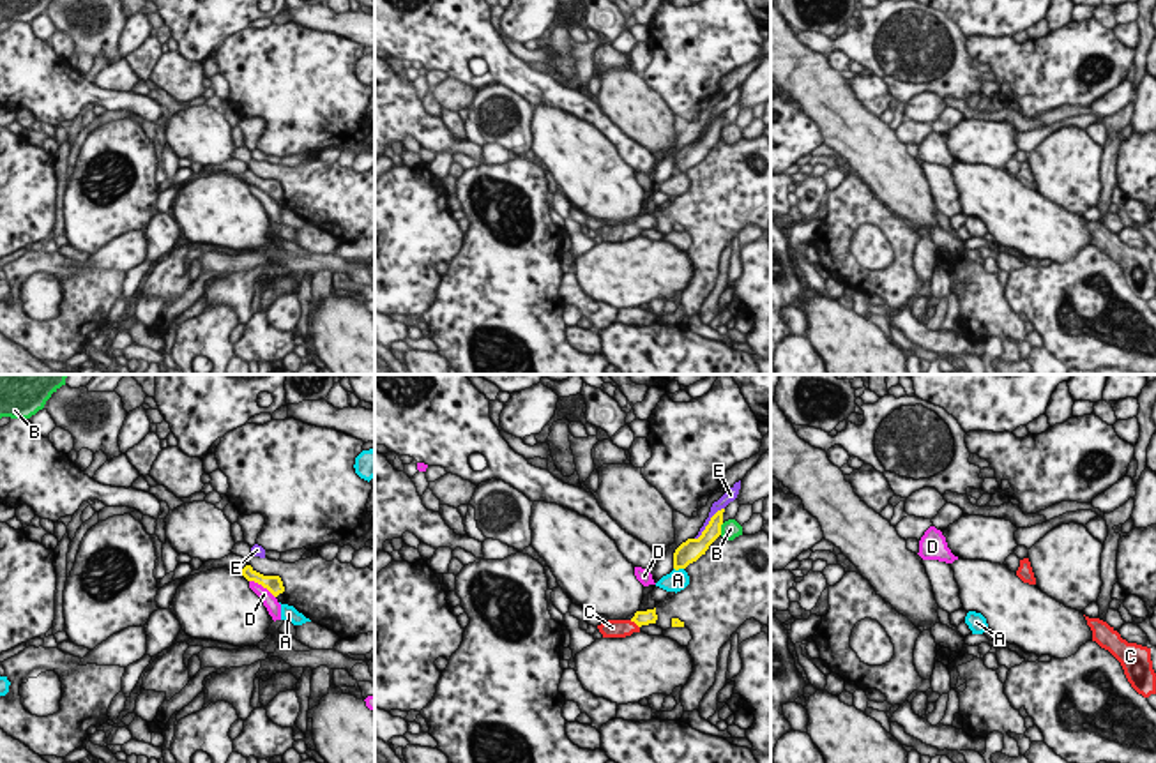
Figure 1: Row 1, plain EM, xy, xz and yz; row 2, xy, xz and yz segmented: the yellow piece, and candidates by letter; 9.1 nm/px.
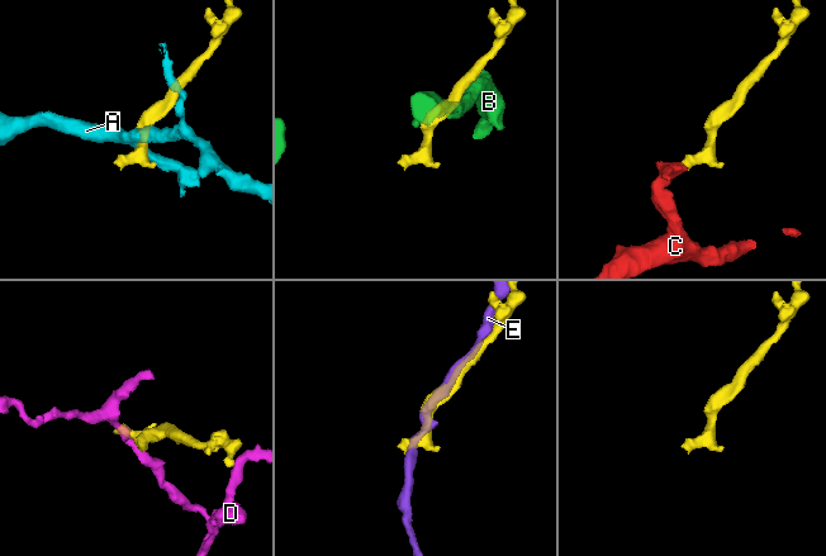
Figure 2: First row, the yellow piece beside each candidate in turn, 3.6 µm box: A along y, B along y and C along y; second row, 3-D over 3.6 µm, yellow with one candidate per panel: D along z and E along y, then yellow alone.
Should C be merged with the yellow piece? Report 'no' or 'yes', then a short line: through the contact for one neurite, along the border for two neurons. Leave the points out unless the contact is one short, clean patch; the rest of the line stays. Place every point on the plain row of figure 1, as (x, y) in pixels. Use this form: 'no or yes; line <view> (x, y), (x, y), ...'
yes; line xz (647, 221), (635, 226), (626, 232), (612, 232)

